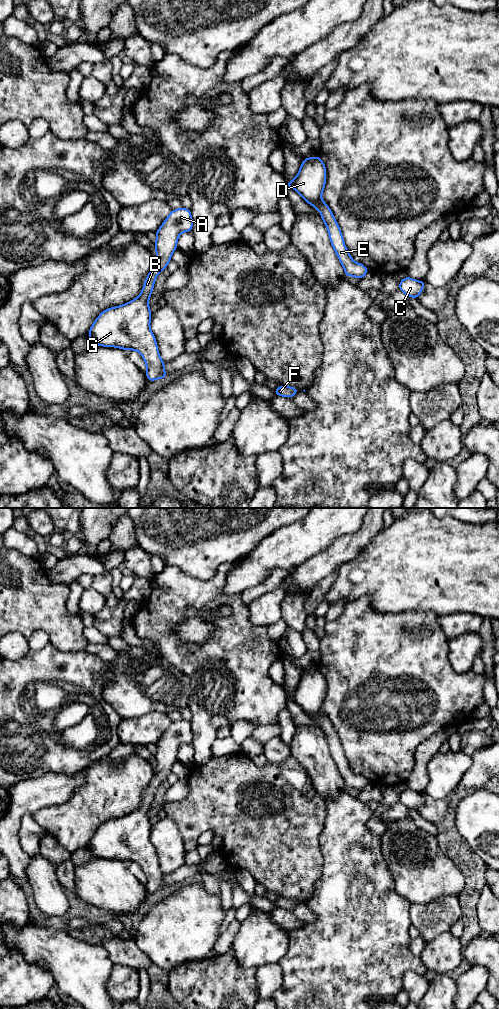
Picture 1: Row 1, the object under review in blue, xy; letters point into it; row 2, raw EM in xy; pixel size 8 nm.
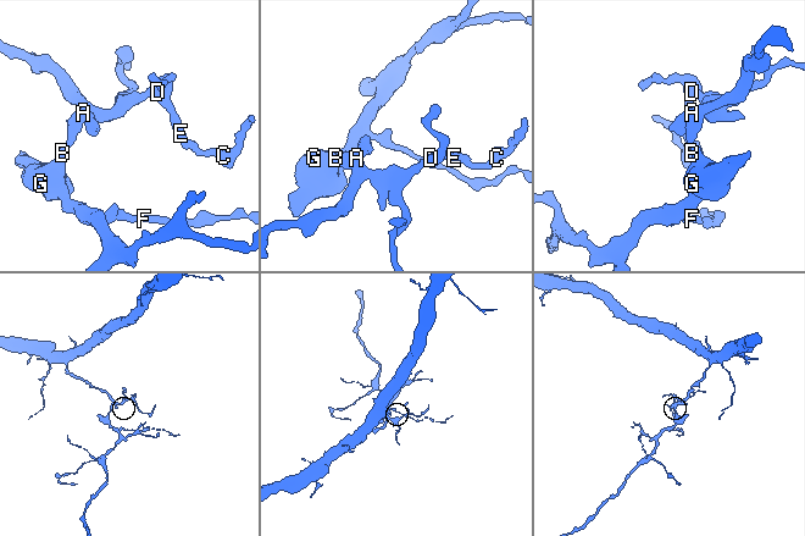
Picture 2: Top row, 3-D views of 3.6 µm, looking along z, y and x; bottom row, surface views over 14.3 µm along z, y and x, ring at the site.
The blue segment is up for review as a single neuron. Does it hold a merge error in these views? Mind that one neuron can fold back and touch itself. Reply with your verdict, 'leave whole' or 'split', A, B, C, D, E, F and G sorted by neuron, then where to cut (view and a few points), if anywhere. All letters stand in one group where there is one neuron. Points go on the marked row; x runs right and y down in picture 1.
leave whole; A B C D E F G; no cut

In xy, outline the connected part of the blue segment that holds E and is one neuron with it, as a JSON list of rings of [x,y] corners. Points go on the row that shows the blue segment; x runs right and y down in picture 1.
[[[319,156],[304,158],[297,176],[287,182],[287,188],[297,191],[302,198],[315,207],[321,214],[333,246],[346,277],[354,276],[362,279],[369,269],[361,263],[354,262],[344,239],[340,227],[328,205],[321,199],[326,183],[326,167]]]

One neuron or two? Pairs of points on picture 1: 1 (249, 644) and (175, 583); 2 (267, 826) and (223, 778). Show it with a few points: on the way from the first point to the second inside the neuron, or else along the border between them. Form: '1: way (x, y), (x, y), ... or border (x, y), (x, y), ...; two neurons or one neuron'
1: way (229, 630), (220, 622), (210, 619), (195, 599); one neuron
2: way (250, 819), (235, 815), (234, 799), (230, 795); one neuron

